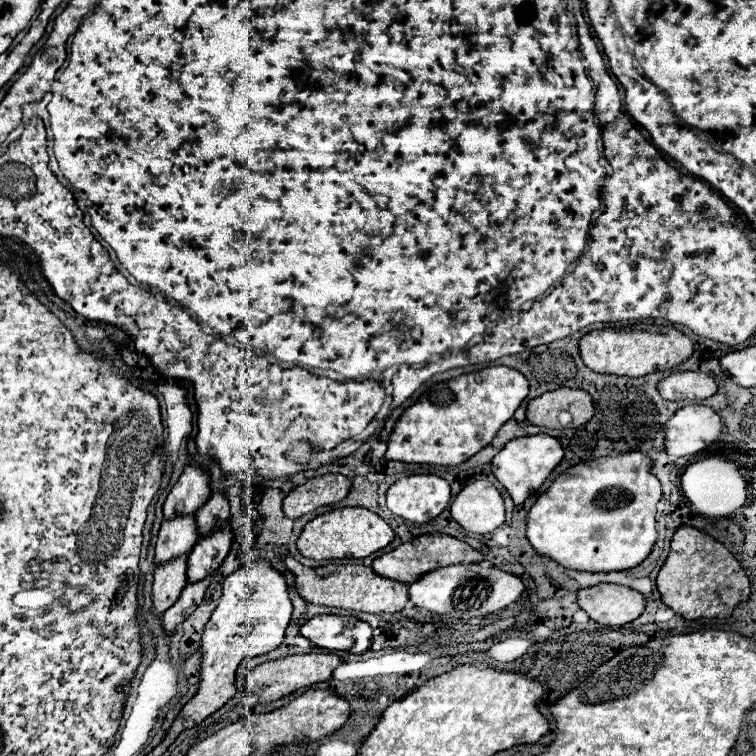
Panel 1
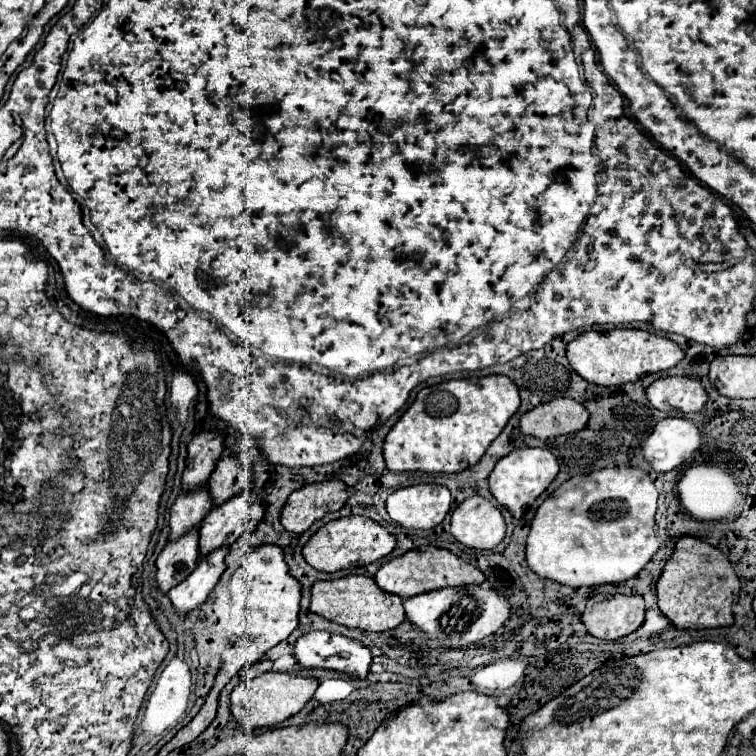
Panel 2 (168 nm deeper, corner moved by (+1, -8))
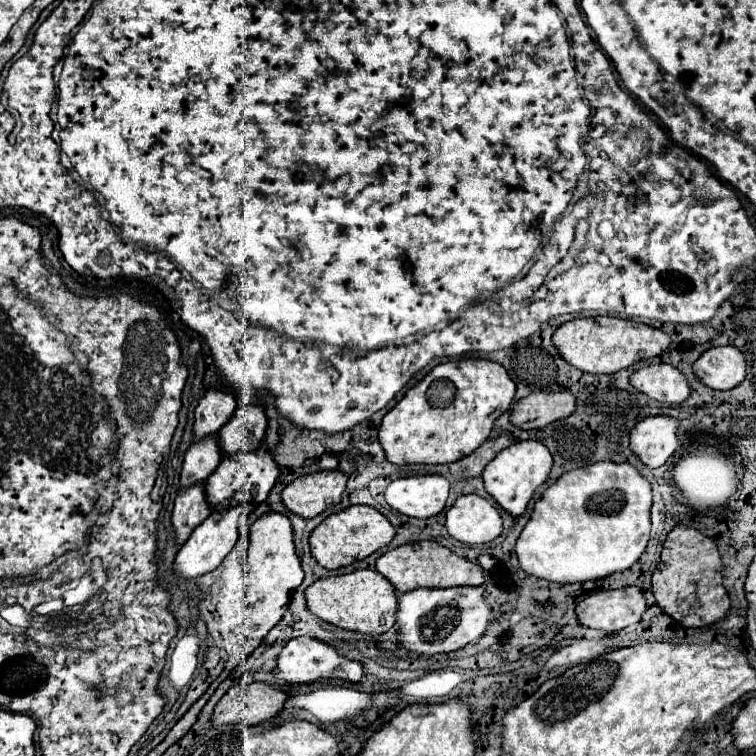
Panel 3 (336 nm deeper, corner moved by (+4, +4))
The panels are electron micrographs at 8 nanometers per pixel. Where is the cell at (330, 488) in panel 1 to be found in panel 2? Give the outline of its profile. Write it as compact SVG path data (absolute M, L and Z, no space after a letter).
M324 480L306 484L292 492L282 508L280 520L288 532L302 534L328 512L338 512L348 500L346 484L340 480Z

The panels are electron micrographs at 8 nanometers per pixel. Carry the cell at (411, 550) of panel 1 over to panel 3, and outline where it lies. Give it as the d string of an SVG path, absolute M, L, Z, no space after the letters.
M409 542L385 552L377 560L377 572L381 572L397 592L409 592L415 588L451 588L451 586L479 586L483 584L483 568L467 558L457 556L449 548L433 542Z

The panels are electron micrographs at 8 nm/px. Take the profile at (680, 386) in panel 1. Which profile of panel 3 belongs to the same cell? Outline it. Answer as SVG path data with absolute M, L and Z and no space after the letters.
M671 364L643 366L631 376L633 386L663 404L681 404L691 396L689 380Z

